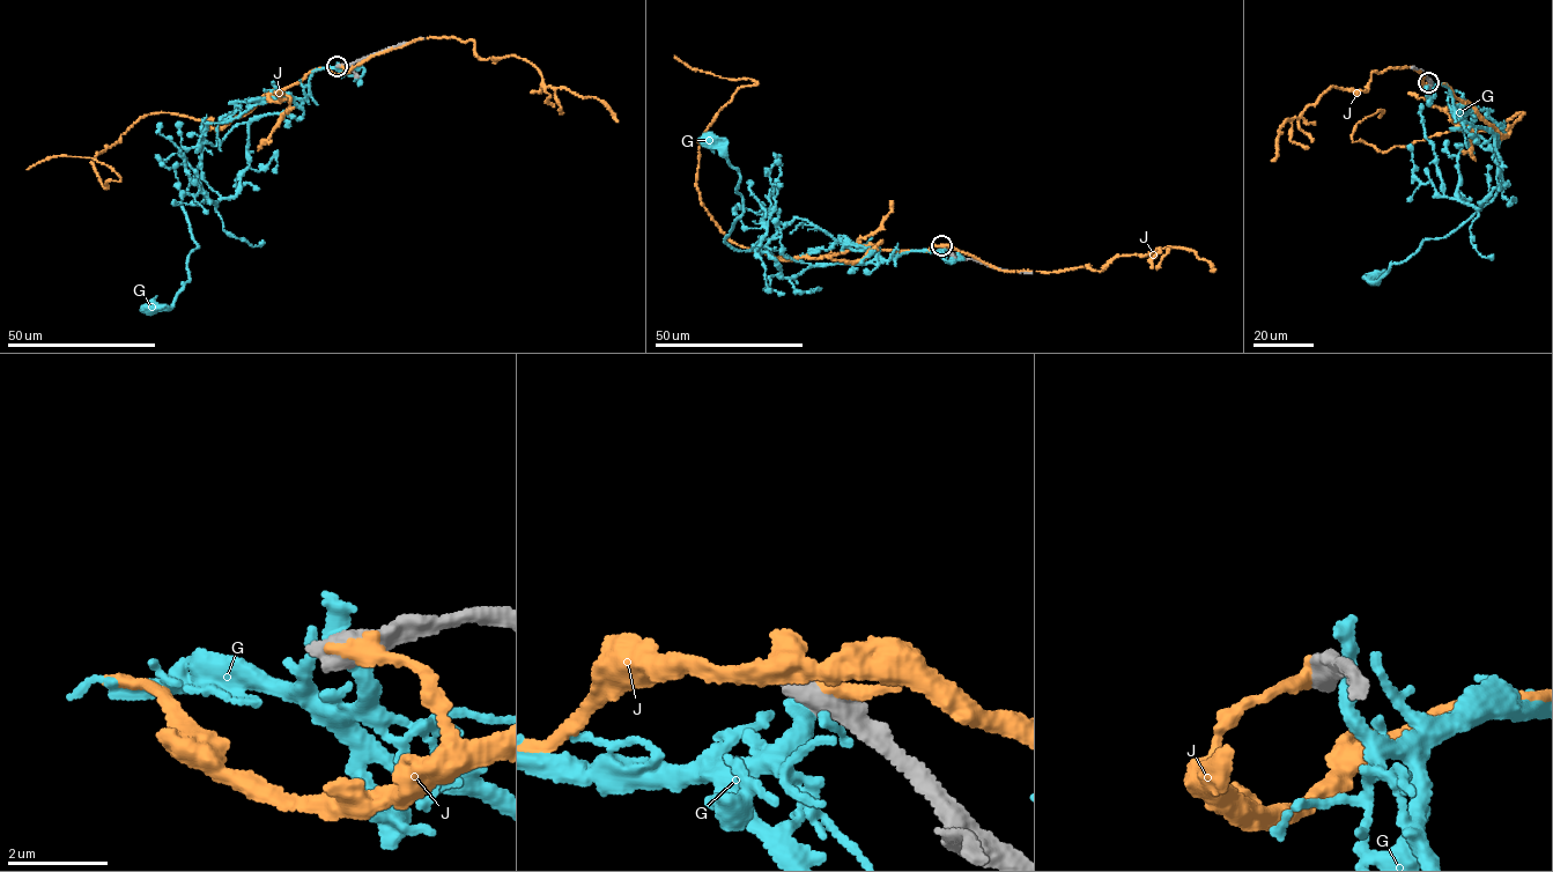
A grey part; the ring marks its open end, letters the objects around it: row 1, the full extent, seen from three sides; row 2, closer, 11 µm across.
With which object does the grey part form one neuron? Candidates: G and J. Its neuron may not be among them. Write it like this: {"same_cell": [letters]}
{"same_cell": []}

